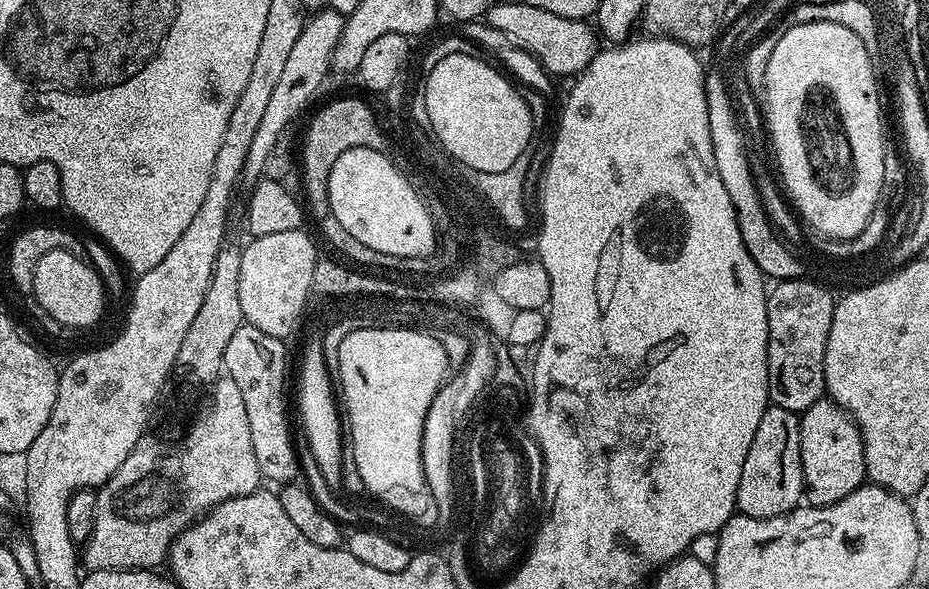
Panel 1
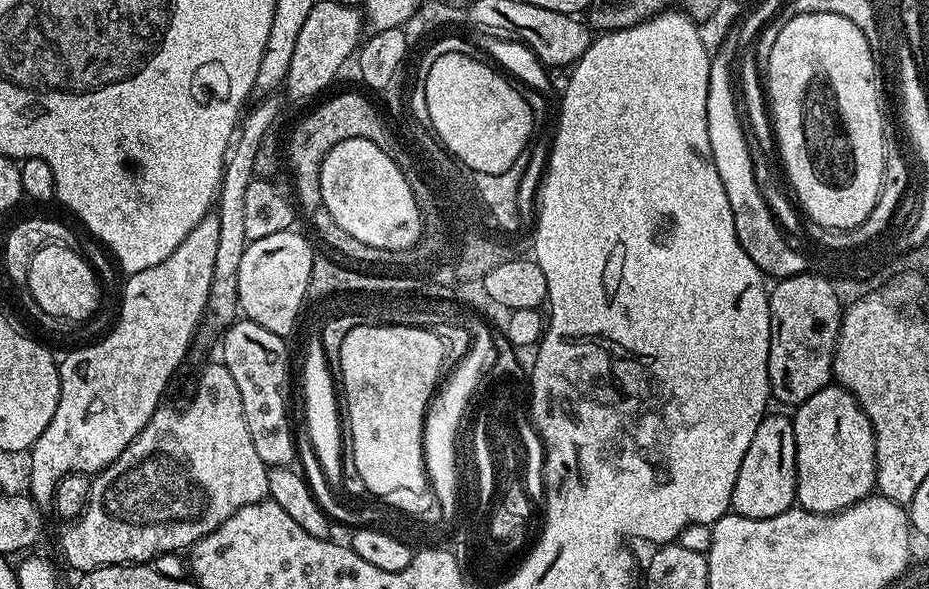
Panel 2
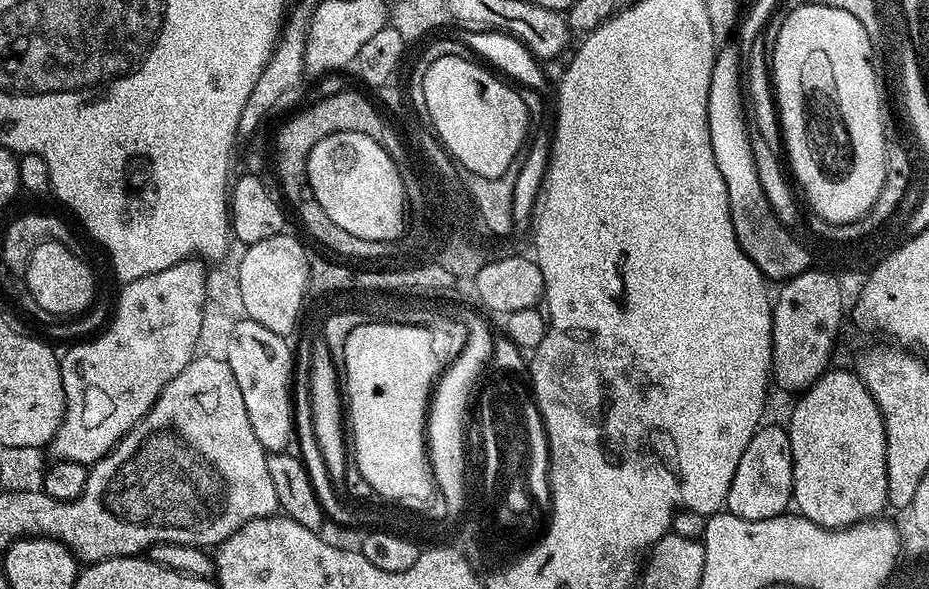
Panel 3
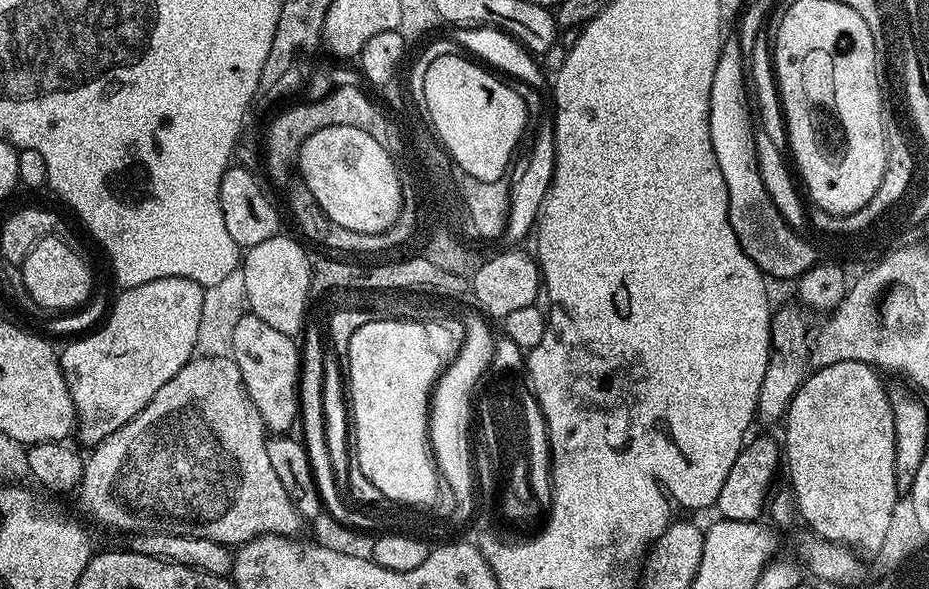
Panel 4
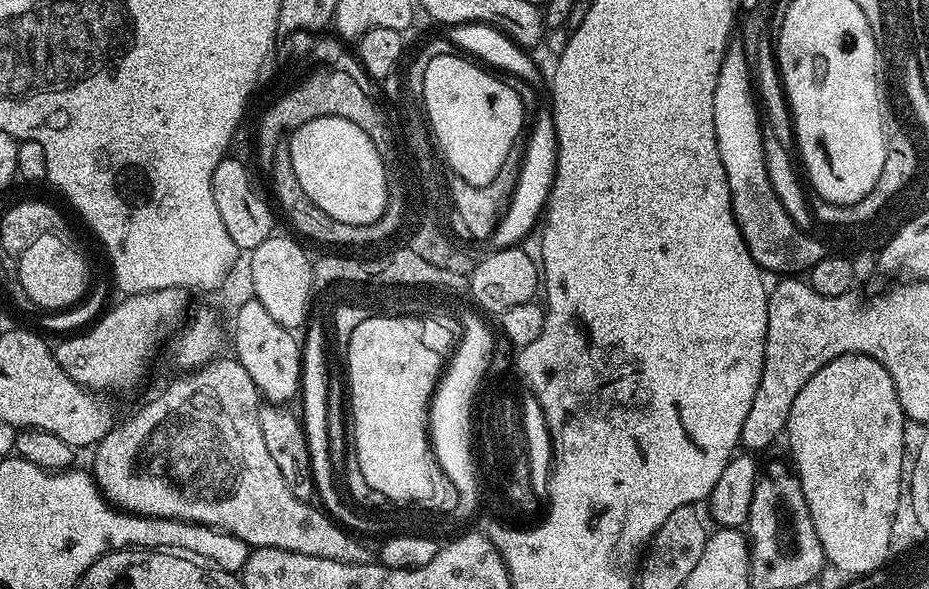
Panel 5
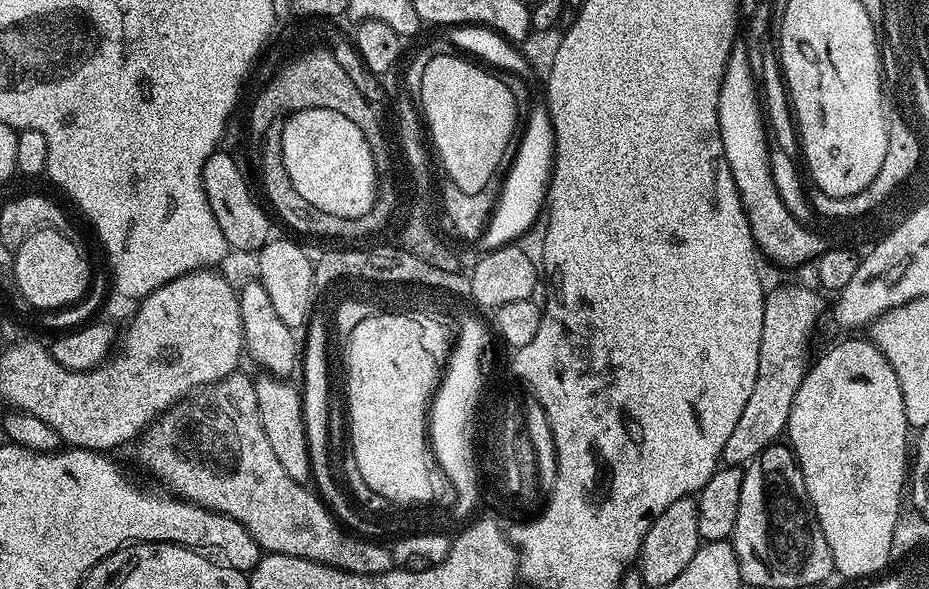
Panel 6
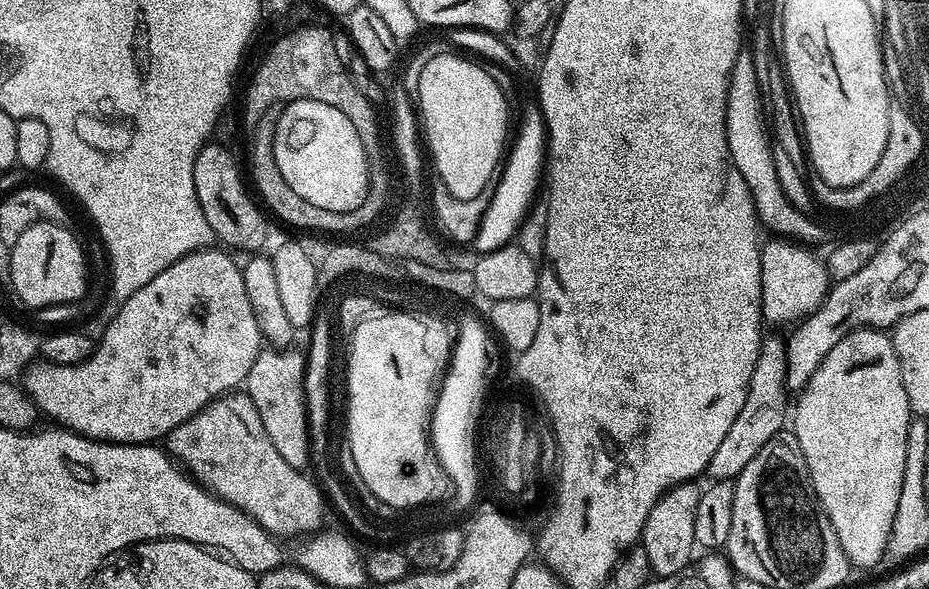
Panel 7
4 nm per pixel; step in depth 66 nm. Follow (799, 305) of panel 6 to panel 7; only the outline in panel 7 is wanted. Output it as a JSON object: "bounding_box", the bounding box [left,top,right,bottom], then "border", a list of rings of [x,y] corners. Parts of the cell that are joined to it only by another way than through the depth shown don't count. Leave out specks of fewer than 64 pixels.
{"bounding_box":[707,336,790,481],"border":[[[772,336],[763,341],[758,354],[758,362],[754,362],[754,374],[750,374],[750,386],[746,394],[746,402],[742,402],[742,410],[738,410],[738,418],[734,418],[734,426],[726,430],[726,438],[714,450],[714,458],[710,458],[707,475],[713,481],[730,480],[735,481],[736,477],[770,442],[774,437],[779,436],[786,424],[786,417],[790,412],[790,389],[788,383],[788,349],[783,339]]]}

